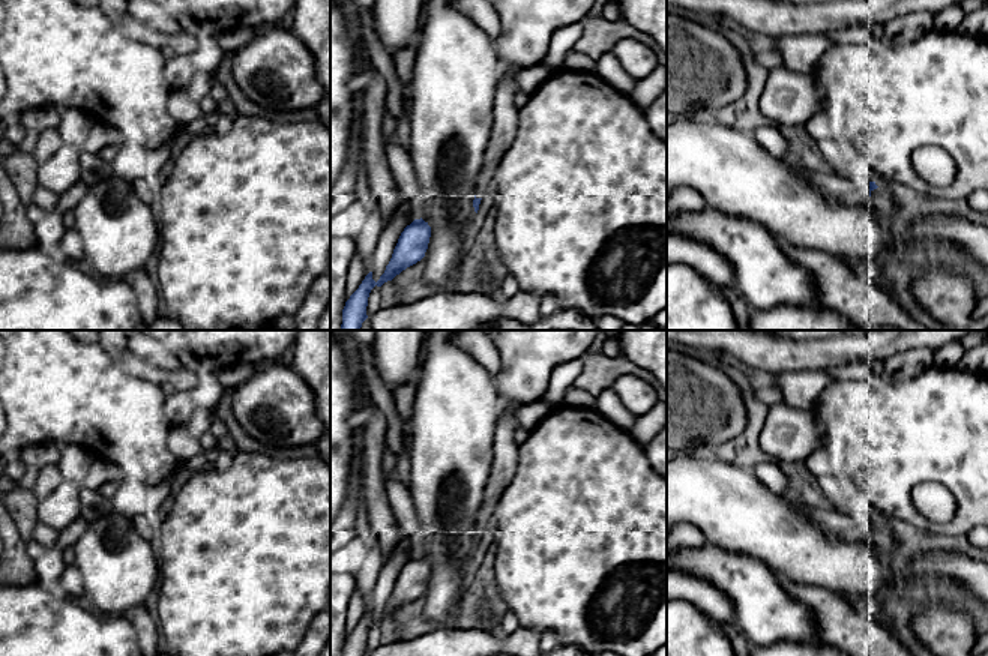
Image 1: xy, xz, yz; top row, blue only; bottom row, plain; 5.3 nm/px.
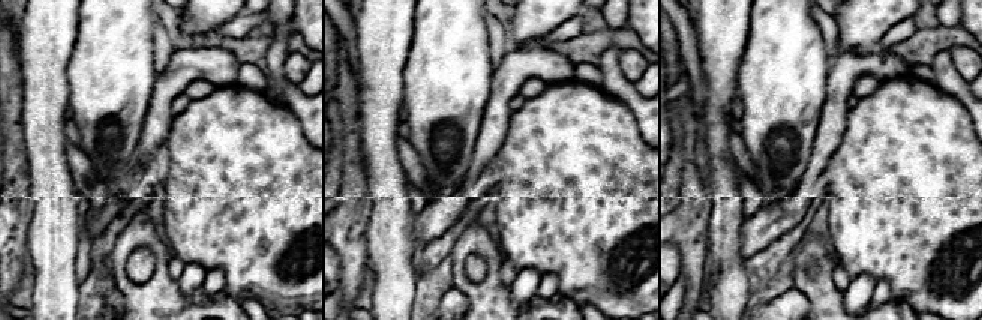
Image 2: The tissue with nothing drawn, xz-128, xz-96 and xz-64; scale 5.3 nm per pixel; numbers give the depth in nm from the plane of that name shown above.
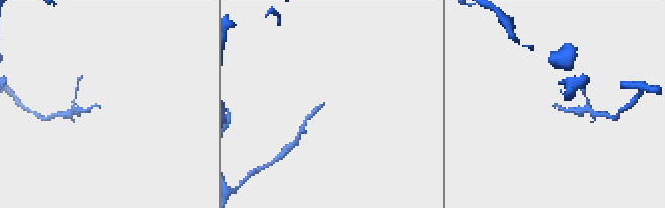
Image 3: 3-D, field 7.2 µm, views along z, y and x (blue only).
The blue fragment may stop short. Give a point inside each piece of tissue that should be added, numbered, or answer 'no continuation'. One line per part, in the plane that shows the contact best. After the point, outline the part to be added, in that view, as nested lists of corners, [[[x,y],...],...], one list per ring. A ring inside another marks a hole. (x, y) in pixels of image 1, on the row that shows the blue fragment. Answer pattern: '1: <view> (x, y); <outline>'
1: yz (841, 189); [[[803,170],[803,177],[829,201],[854,206],[868,201],[869,183],[857,177]]]

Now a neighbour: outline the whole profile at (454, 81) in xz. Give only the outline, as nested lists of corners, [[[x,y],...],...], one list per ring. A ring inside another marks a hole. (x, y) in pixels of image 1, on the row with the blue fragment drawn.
[[[429,0],[417,54],[411,72],[411,135],[408,153],[423,197],[422,219],[431,227],[431,237],[425,252],[422,282],[435,293],[453,294],[452,282],[456,278],[465,251],[461,249],[464,228],[476,215],[473,200],[483,164],[483,153],[491,135],[492,110],[497,84],[505,66],[497,56],[492,38],[477,27],[465,14],[450,5],[450,0]]]

